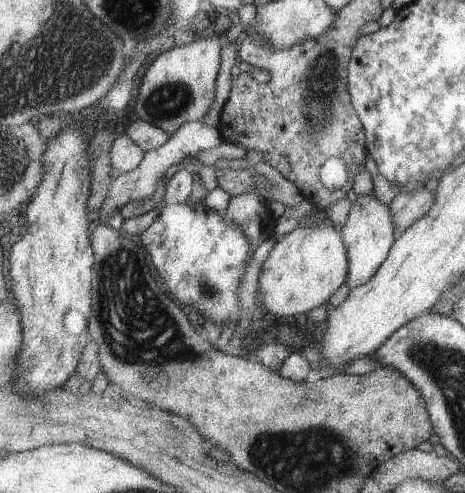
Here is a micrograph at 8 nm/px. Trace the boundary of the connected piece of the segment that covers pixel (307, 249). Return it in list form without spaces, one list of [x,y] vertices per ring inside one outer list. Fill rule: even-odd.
[[[328,222],[295,228],[279,238],[270,251],[258,281],[263,296],[263,310],[281,320],[299,320],[305,312],[325,304],[346,280],[349,274],[349,255],[342,231]]]

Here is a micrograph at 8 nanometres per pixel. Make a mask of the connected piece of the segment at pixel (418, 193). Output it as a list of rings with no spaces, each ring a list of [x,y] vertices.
[[[423,187],[414,191],[400,191],[390,203],[397,235],[403,234],[415,222],[429,214],[436,201],[436,190]]]

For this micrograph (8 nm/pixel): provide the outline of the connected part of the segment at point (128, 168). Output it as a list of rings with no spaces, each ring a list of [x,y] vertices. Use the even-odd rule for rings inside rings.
[[[124,131],[118,133],[118,138],[111,146],[111,166],[120,174],[129,173],[143,162],[146,152],[133,138]]]

